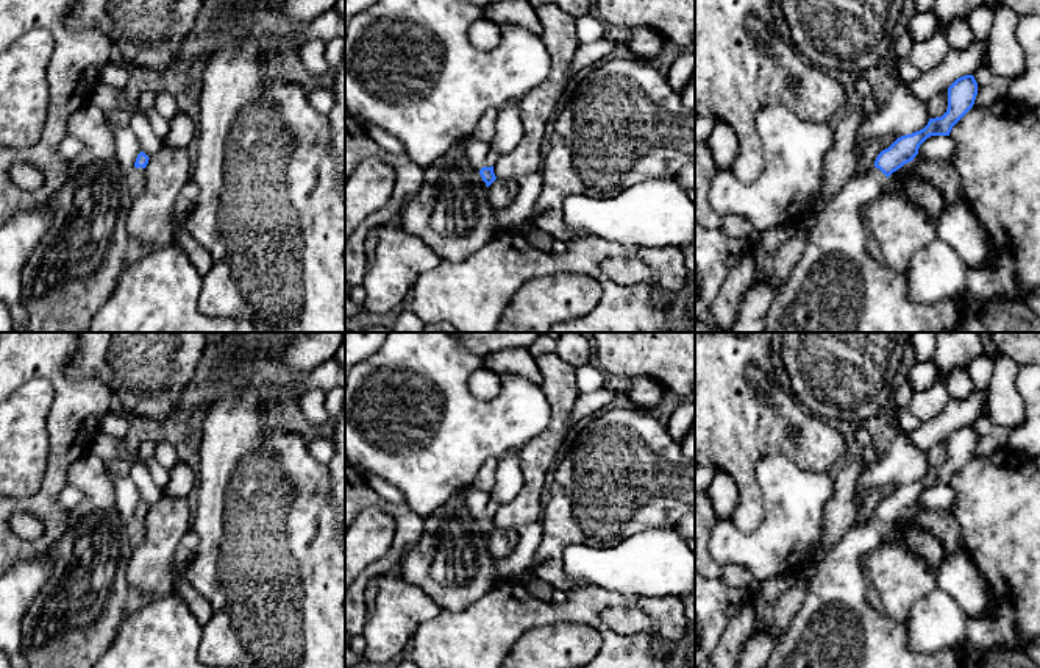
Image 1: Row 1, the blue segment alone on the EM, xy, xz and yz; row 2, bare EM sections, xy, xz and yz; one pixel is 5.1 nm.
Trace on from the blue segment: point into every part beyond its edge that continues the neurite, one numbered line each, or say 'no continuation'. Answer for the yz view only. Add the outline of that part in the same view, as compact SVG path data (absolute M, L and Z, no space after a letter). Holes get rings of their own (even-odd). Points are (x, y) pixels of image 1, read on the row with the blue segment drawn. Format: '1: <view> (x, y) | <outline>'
1: yz (836, 286) | M876 167L865 175L854 175L826 204L809 233L806 251L787 278L773 289L773 301L767 311L762 332L957 332L962 301L914 301L909 297L906 276L876 262L868 253L862 209L881 194L885 178Z

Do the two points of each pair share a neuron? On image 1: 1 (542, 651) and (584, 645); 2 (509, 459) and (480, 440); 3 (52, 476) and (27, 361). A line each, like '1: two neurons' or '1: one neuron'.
1: one neuron
2: two neurons
3: one neuron

